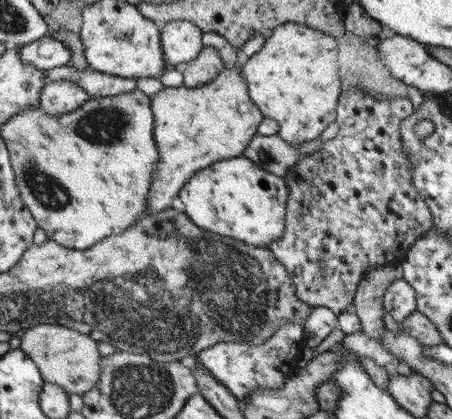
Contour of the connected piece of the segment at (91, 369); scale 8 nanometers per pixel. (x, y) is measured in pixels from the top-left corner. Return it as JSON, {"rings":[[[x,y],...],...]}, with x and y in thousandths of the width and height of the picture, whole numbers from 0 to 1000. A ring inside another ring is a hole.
{"rings":[[[100,768],[55,783],[40,800],[44,811],[40,831],[77,866],[100,914],[137,926],[150,943],[181,945],[219,909],[221,845],[215,838],[215,816],[192,800],[144,778]]]}

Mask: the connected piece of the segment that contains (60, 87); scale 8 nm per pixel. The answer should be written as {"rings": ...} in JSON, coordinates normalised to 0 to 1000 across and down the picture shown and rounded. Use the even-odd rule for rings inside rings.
{"rings":[[[122,191],[91,205],[86,248],[100,272],[131,277],[175,258],[197,232],[197,224],[184,220],[166,196]]]}

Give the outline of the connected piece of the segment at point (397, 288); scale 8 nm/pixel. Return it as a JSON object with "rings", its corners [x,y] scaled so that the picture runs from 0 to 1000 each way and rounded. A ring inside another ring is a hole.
{"rings":[[[889,663],[872,668],[852,690],[845,735],[883,773],[909,745],[918,742],[918,690],[912,690]]]}

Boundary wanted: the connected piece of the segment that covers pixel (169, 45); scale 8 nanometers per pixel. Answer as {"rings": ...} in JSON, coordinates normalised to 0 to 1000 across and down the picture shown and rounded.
{"rings":[[[378,50],[354,64],[354,115],[365,153],[403,160],[447,115],[445,74],[425,53]]]}

